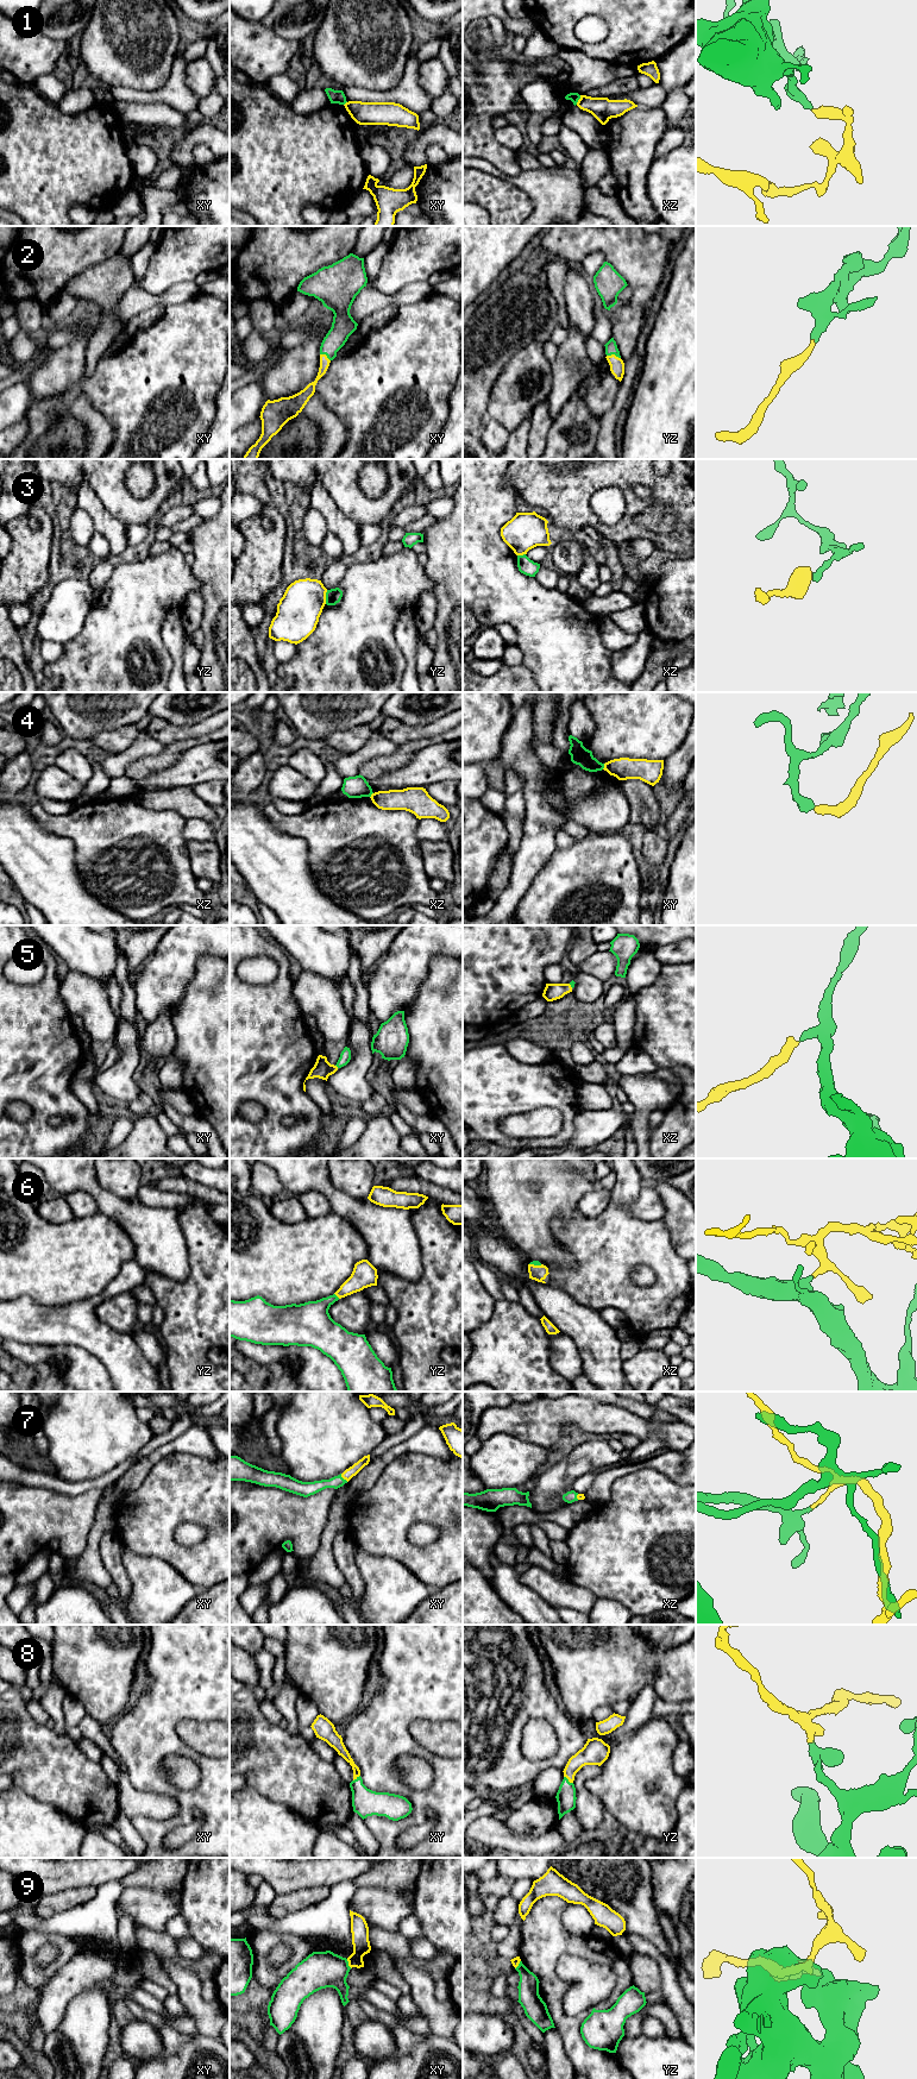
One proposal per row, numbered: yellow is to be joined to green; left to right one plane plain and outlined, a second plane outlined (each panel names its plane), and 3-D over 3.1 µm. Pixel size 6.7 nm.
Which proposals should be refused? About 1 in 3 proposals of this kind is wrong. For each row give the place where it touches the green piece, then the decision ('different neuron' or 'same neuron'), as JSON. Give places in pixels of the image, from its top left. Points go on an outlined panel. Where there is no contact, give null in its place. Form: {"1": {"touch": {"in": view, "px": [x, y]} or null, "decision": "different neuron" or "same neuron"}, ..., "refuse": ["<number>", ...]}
{"1": {"touch": {"in": "xz", "px": [578, 99]}, "decision": "different neuron"}, "2": {"touch": {"in": "yz", "px": [614, 353]}, "decision": "same neuron"}, "3": {"touch": {"in": "yz", "px": [326, 597]}, "decision": "different neuron"}, "4": {"touch": {"in": "xy", "px": [603, 766]}, "decision": "different neuron"}, "5": {"touch": {"in": "xy", "px": [337, 1066]}, "decision": "same neuron"}, "6": {"touch": {"in": "yz", "px": [335, 1295]}, "decision": "same neuron"}, "7": {"touch": {"in": "xy", "px": [343, 1478]}, "decision": "same neuron"}, "8": {"touch": {"in": "yz", "px": [567, 1781]}, "decision": "same neuron"}, "9": {"touch": {"in": "xy", "px": [347, 1964]}, "decision": "different neuron"}, "refuse": ["1", "3", "4", "9"]}

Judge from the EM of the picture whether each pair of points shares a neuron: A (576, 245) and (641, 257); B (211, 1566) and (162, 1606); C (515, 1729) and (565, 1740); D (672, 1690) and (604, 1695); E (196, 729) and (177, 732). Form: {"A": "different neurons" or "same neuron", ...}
{"A": "same neuron", "B": "different neurons", "C": "same neuron", "D": "same neuron", "E": "same neuron"}

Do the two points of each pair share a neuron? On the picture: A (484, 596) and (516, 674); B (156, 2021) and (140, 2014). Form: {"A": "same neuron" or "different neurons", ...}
{"A": "different neurons", "B": "same neuron"}

